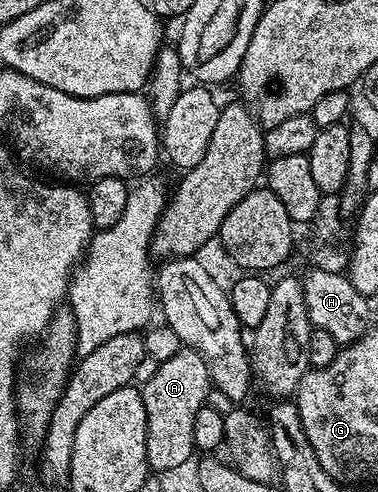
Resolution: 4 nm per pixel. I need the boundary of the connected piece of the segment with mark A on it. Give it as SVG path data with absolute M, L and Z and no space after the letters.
M183 349L177 351L168 361L158 364L156 374L152 381L141 384L142 400L144 401L144 413L146 414L146 465L151 472L174 471L182 467L190 458L196 455L196 448L192 441L192 428L196 422L196 413L200 413L202 407L207 406L209 395L212 395L212 384L208 365L200 353Z

